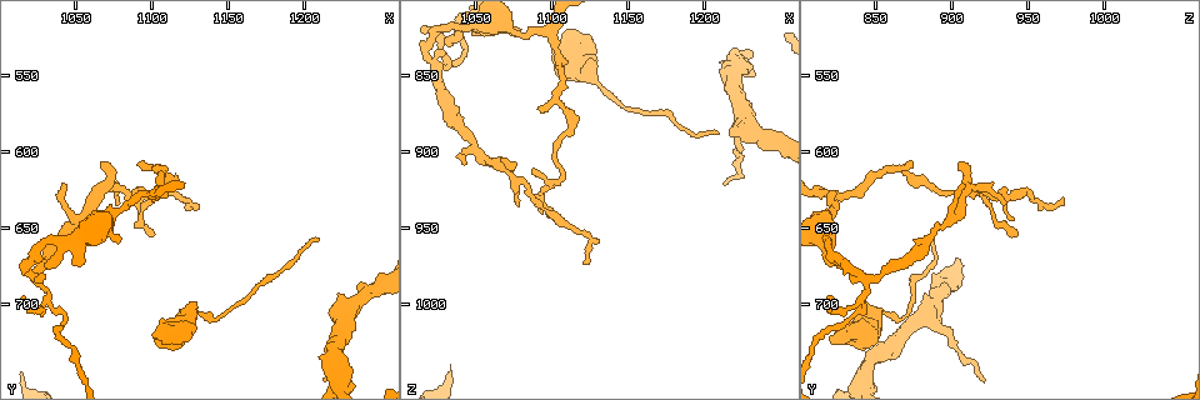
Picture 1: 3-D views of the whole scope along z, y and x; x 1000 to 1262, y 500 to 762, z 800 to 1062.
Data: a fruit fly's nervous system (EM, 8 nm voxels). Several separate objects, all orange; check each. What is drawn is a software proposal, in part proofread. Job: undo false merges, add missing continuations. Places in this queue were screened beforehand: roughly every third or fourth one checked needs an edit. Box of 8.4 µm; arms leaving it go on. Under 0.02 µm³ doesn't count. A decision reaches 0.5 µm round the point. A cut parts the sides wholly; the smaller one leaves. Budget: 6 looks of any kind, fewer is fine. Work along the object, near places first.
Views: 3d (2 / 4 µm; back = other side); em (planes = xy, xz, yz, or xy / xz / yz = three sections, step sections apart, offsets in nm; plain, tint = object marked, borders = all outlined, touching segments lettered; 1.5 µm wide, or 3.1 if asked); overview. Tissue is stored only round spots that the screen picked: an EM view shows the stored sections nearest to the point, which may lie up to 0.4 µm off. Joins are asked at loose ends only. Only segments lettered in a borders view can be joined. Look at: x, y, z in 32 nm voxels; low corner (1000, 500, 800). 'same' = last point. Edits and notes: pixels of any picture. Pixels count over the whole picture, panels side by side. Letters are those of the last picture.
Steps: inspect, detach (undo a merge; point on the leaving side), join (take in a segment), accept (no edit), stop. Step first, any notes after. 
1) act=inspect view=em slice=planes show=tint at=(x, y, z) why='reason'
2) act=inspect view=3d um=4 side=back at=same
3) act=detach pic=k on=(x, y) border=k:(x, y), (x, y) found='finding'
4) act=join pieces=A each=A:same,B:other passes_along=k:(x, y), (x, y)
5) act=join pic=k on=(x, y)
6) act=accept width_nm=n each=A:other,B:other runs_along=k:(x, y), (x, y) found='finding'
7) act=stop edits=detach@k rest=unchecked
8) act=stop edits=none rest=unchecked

act=inspect view=em slice=planes show=borders at=(1080, 656, 822) why='an open end'

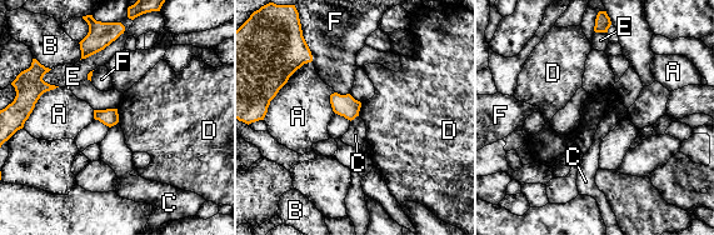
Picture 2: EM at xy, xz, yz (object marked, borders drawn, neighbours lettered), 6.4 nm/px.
act=accept longest_contact=E:340nm each=A:other,B:other,C:other,D:other,E:other,F:other border=2:(116, 109), (119, 121) found='none of them fits'

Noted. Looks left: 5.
act=inspect view=em slice=xz step=4 show=tint at=(1102, 610, 862) why='sharp bend'

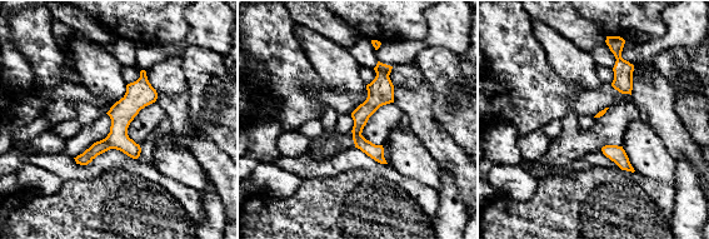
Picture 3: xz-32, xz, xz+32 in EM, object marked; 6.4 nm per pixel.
act=inspect view=em slice=planes show=tint at=same

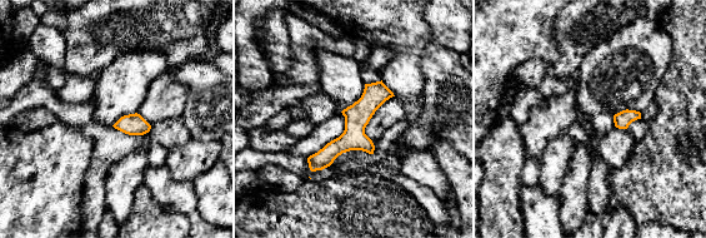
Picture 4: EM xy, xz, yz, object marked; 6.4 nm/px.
act=inspect view=em slice=planes show=borders at=same

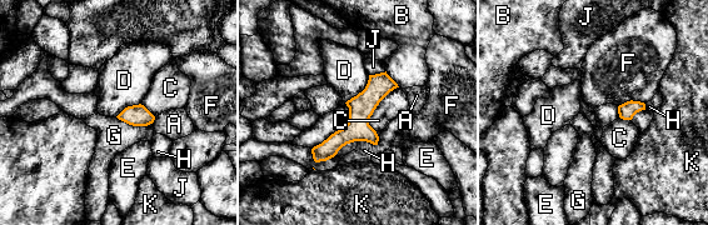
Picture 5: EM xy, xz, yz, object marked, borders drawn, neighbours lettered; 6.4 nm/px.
act=accept each=A:other,B:other,C:other,D:other,E:other,F:other,G:other,H:other,J:other,K:other border=5:(644, 103), (627, 100), (618, 106) found='continuous, no second cell'

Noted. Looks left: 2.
act=inspect view=3d um=2 at=(1210, 658, 888) why='long arm stops here'

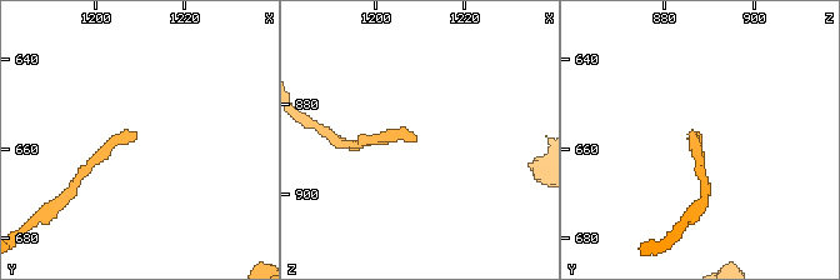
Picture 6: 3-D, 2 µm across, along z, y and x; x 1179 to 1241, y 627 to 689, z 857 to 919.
act=inspect view=em slice=planes show=borders at=(1209, 657, 887)

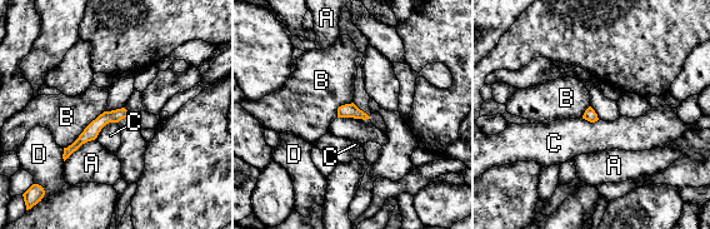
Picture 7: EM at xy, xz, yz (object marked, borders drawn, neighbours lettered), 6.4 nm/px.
act=accept width_nm=80 each=A:other,B:other,C:other,D:other runs_along=7:(124, 113), (104, 118), (66, 153) found='no lettered segment goes on from it'

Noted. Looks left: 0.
act=stop edits=none rest=unchecked

